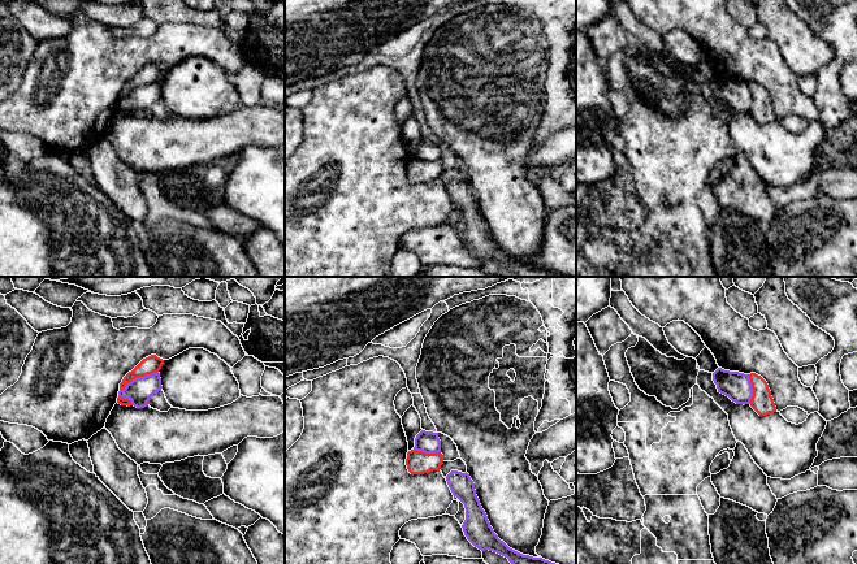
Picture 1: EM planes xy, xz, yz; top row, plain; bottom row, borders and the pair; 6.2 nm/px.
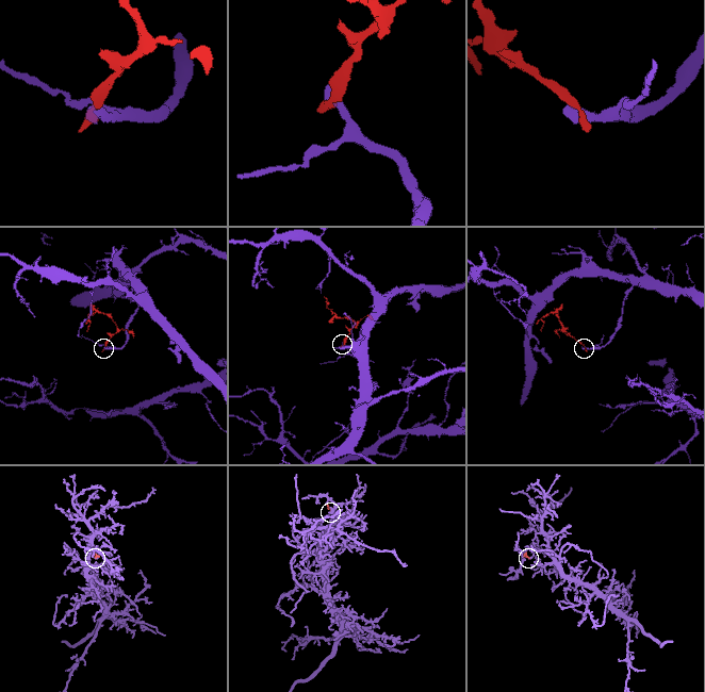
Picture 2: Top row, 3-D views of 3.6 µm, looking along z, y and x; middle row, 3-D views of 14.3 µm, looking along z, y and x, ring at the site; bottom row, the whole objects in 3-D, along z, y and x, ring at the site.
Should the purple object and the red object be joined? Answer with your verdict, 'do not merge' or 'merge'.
do not merge

